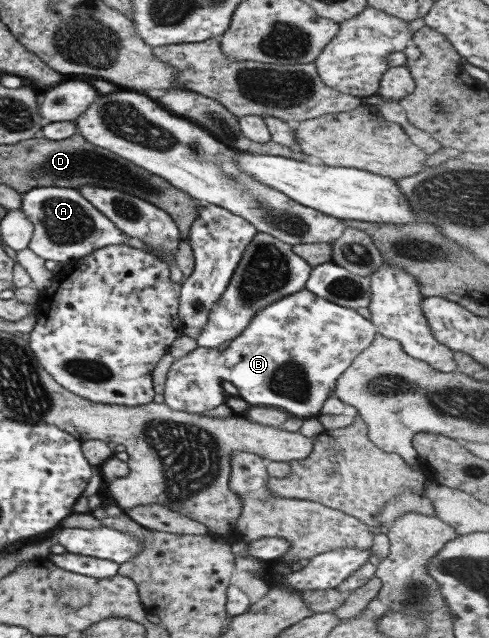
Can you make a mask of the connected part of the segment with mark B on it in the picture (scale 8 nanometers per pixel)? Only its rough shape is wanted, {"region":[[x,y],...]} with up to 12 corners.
{"region":[[302,288],[222,352],[174,359],[163,404],[317,418],[374,325]]}

